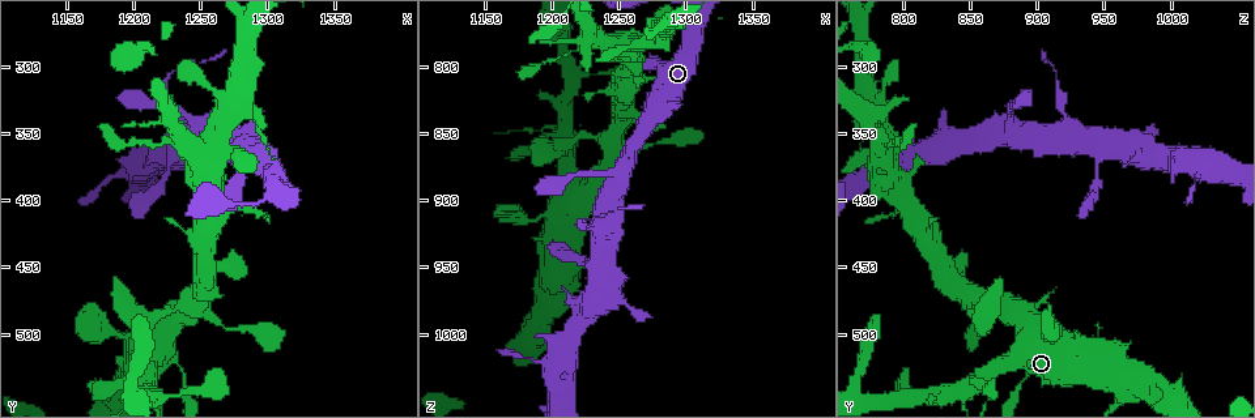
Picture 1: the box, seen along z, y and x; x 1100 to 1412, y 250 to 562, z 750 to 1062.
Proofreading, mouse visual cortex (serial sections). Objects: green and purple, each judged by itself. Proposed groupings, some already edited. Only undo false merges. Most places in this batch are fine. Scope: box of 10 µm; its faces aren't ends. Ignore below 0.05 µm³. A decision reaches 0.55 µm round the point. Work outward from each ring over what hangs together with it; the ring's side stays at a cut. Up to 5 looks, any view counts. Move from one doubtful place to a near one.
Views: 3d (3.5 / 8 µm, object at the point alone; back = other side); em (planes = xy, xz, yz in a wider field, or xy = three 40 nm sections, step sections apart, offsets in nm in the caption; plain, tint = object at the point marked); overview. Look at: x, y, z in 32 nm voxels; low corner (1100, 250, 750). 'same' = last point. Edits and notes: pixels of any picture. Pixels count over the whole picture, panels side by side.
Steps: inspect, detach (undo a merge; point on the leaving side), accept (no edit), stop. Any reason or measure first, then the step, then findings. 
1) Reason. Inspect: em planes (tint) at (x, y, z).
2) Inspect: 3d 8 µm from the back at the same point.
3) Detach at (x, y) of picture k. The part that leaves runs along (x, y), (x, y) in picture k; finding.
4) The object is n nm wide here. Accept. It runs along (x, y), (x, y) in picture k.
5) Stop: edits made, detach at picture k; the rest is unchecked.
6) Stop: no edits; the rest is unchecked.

Small branch off a trunk. Inspect: 3d 3.5 µm at (1236, 478, 856).

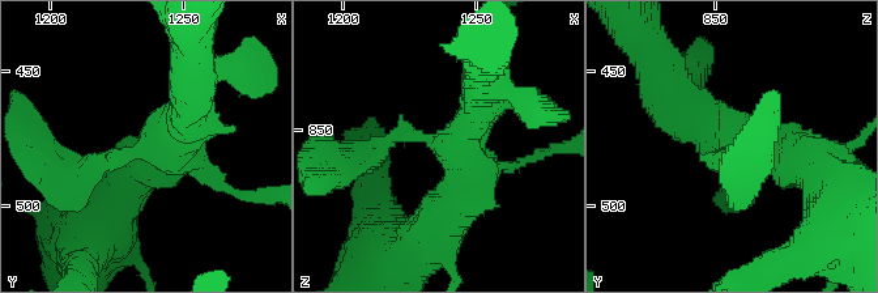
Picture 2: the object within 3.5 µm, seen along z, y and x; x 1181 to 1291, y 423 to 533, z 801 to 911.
4 arms meet here; the arms are 150, 200, 500, 600 nm wide. Inspect: em xy step 2 (tint) at (1237, 479, 855).

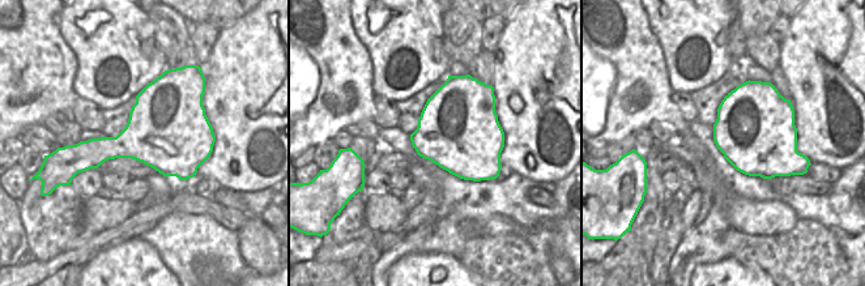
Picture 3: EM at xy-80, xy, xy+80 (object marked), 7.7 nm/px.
Accept. It runs along (804, 160), (697, 124), (666, 88) in picture 2; continuous, no second cell.

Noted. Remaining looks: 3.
Abrupt turn. Inspect: 3d 8 µm at (1208, 538, 852).

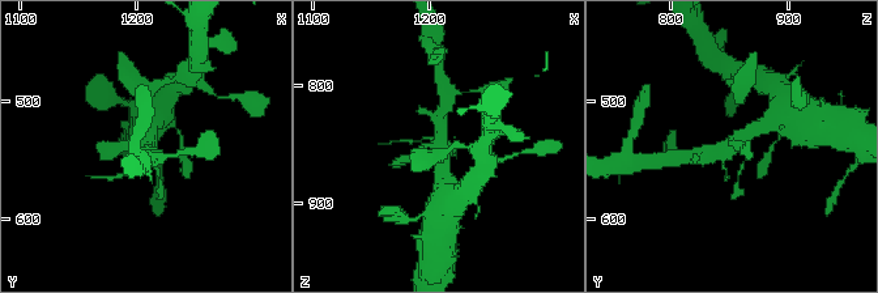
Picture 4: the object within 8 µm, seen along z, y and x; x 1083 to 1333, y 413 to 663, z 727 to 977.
Closer look. Inspect: 3d 3.5 µm at the same point.

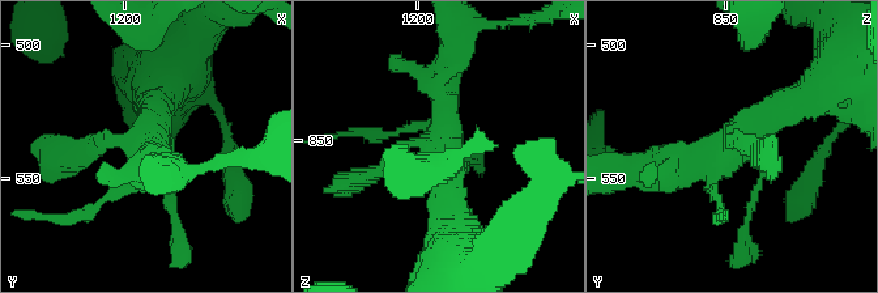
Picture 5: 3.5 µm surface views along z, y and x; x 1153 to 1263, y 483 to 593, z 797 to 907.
Inspect: em xy step 5 (tint) at (1210, 537, 853).

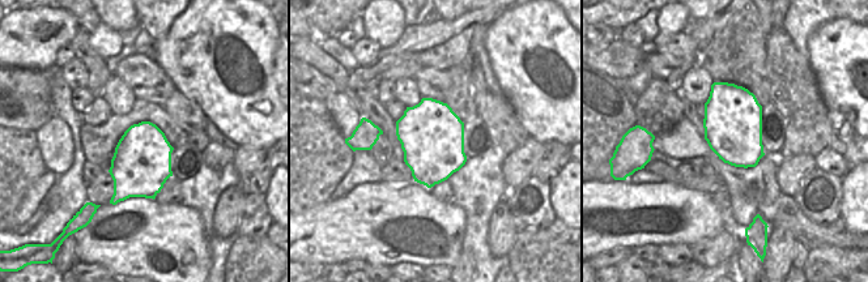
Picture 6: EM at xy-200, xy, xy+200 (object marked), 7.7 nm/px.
Accept. One cell here.

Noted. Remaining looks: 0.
Stop: no edits; the rest is unchecked.

